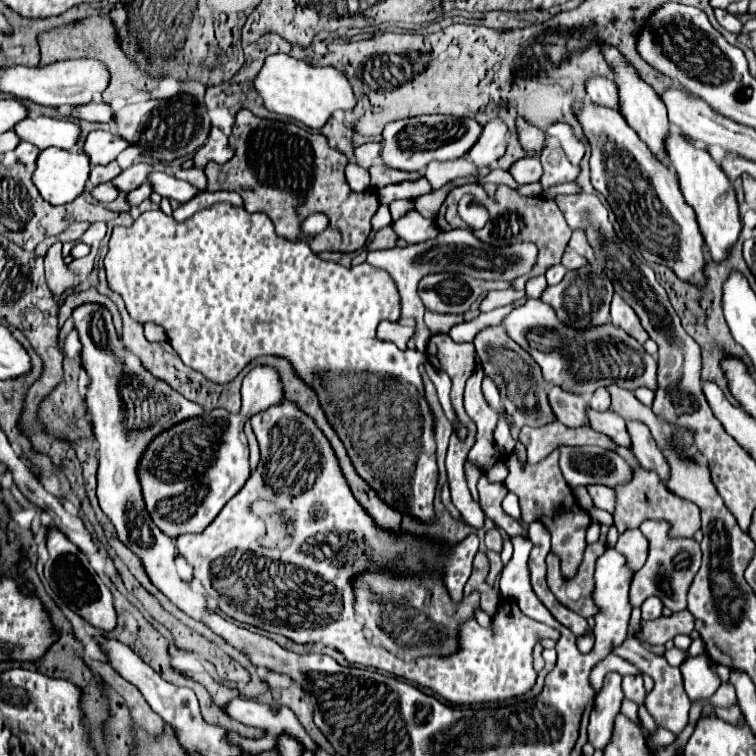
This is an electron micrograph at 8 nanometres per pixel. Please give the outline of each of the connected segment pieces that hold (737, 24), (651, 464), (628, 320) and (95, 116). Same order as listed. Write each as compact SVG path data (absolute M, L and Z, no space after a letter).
M716 8L714 14L716 14L716 20L720 22L720 26L724 26L726 30L730 30L730 32L734 32L734 34L740 34L742 22L740 22L734 14L730 14L730 12L722 10L722 8Z
M628 422L628 432L630 432L630 438L632 438L632 452L634 452L636 460L638 460L638 464L644 470L656 472L660 482L666 484L670 464L668 464L666 456L662 454L662 450L656 446L648 426L640 424L640 422Z
M614 296L612 300L612 324L622 328L624 332L628 332L632 338L636 338L640 344L644 344L648 340L648 332L640 326L640 320L636 318L636 312L620 298L620 296Z
M90 102L90 104L78 106L78 108L74 108L72 116L84 118L84 120L90 120L90 122L104 122L104 124L114 122L114 110L106 102Z

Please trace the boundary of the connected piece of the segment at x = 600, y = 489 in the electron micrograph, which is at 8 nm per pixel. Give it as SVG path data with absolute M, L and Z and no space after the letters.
M594 484L594 486L588 486L588 492L590 492L596 508L602 508L602 510L614 514L614 508L616 508L616 492L612 488Z

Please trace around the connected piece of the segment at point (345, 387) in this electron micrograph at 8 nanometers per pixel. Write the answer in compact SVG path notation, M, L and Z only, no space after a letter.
M216 204L216 206L210 206L206 210L200 210L198 214L188 218L186 222L176 222L172 216L166 216L162 210L156 210L156 212L140 214L134 220L134 224L128 228L116 226L112 230L110 240L108 240L108 254L104 258L104 268L106 268L106 280L108 280L110 290L122 296L126 310L132 316L132 320L136 320L140 324L150 320L150 322L164 326L168 332L170 346L176 350L180 360L188 358L190 368L202 372L208 380L212 380L216 384L232 382L238 376L238 372L258 356L286 358L292 364L294 374L298 378L302 378L308 386L312 386L312 390L316 390L318 400L320 400L320 408L324 410L330 426L336 428L338 438L342 438L344 448L348 450L348 456L352 458L354 468L360 472L360 478L364 478L364 482L368 482L368 486L372 486L372 490L376 494L380 494L386 504L400 510L400 514L412 516L424 524L436 522L436 514L432 508L434 492L436 492L436 484L438 484L434 414L426 402L424 382L420 376L420 366L426 364L426 356L418 350L398 350L396 344L382 342L376 338L376 326L380 324L380 320L394 320L396 322L400 318L398 290L392 284L392 278L388 278L388 274L384 270L372 268L370 264L344 268L340 264L324 262L310 250L310 246L304 240L290 242L290 240L278 236L274 232L272 220L266 214L250 214L244 208L236 208L230 204Z

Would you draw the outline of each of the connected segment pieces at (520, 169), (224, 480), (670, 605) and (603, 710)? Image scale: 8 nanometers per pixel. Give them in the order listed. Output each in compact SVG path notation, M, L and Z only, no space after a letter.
M522 158L522 160L518 160L518 162L510 168L510 174L516 178L518 184L540 182L542 164L540 164L538 158Z
M218 408L166 430L148 446L138 470L146 510L154 524L172 540L178 534L204 532L248 480L250 464L244 424L246 410L230 414Z
M646 520L640 526L640 530L650 542L650 552L648 552L646 564L636 572L636 576L632 580L632 588L630 588L632 606L640 606L648 596L658 596L668 610L672 610L672 612L686 610L688 588L690 588L696 572L700 570L700 558L702 558L700 544L692 538L670 538L668 522Z
M610 672L604 678L602 692L596 696L594 710L590 714L590 724L588 724L588 742L596 750L602 750L612 738L614 718L620 712L620 702L624 698L620 684L622 684L622 676L618 672Z

